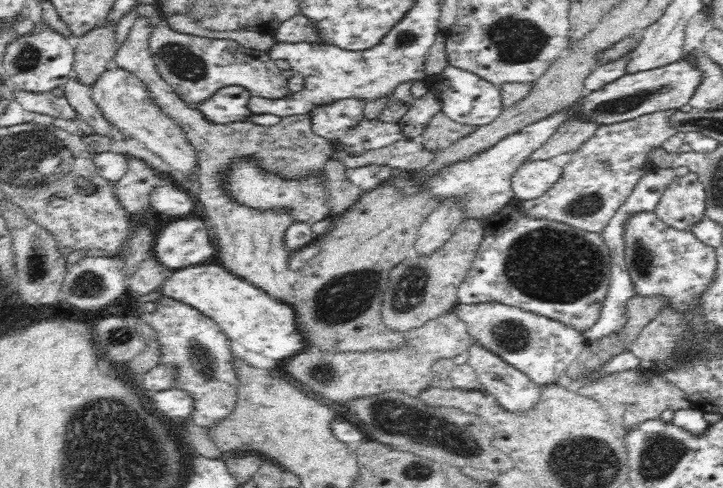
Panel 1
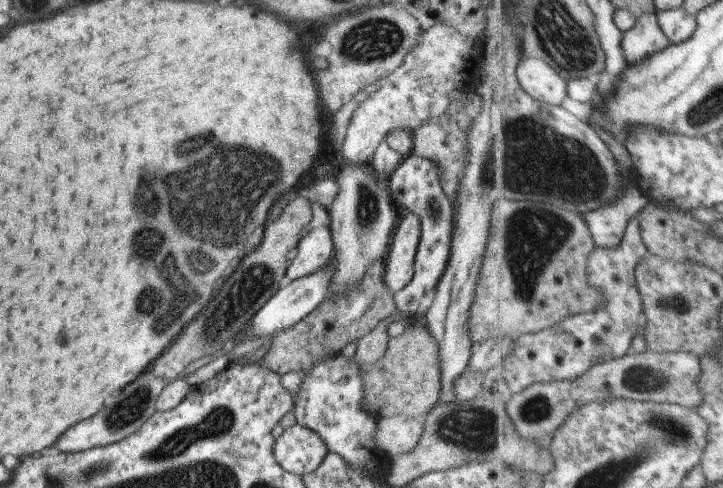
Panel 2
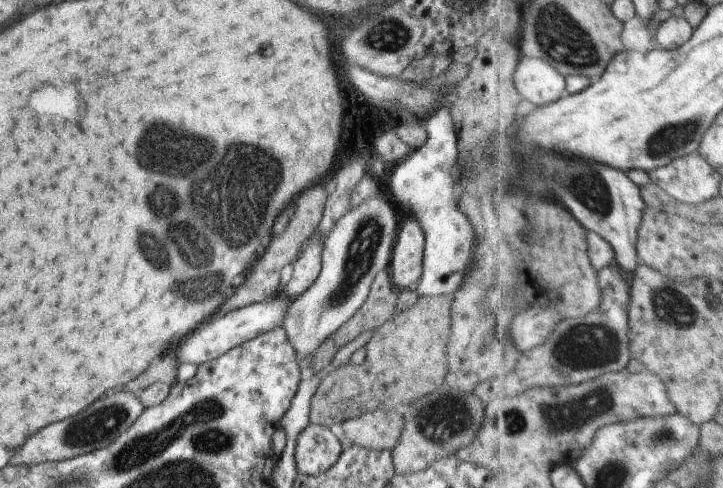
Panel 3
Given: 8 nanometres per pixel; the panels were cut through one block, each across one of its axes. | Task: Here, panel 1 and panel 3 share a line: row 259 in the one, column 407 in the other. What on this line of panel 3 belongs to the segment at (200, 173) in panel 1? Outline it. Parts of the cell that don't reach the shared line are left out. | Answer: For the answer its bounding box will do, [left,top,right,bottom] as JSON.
[388,220,424,290]

